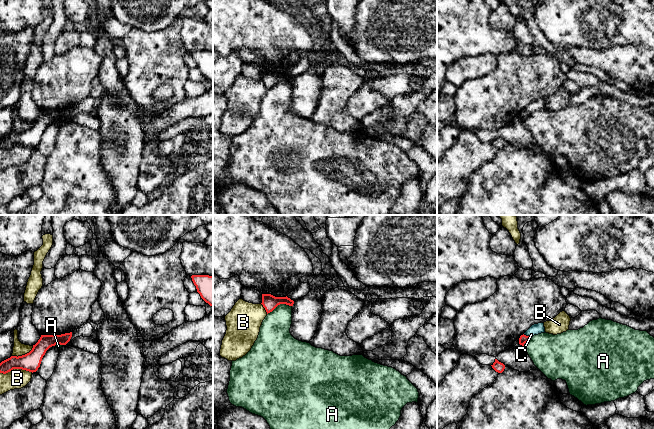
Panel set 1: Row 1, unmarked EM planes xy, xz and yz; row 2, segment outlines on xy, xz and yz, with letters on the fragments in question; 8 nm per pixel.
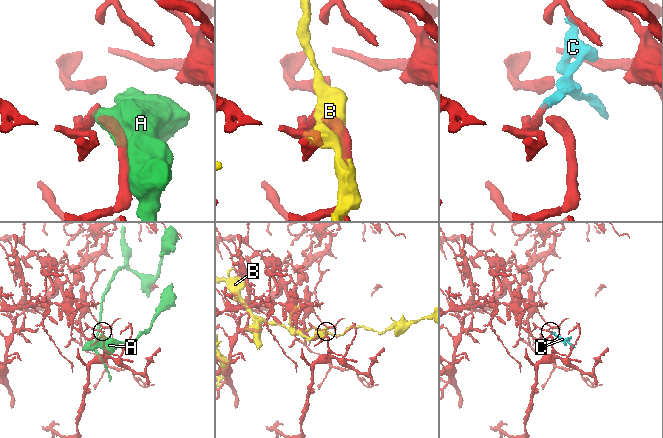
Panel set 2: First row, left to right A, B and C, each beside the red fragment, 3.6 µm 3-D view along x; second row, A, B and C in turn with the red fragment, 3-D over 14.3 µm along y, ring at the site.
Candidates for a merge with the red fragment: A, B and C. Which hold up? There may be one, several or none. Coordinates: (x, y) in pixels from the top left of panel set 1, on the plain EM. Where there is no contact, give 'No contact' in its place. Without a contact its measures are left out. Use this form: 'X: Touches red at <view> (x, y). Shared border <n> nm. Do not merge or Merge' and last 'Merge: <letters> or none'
A: Touches red at xz (279, 80). Shared border 220 nm. Do not merge
B: Touches red at xy (16, 144). Shared border 260 nm. Do not merge
C: Touches red at yz (527, 112). Shared border 80 nm. Merge
Merge: C

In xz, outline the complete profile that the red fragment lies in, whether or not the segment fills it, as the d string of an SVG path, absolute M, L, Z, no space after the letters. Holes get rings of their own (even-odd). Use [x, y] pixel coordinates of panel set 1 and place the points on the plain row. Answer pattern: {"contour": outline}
{"contour": "M262 70L262 79L265 84L267 90L272 88L278 81L286 80L289 82L293 82L294 77L290 74L286 73L275 73L271 70Z"}

